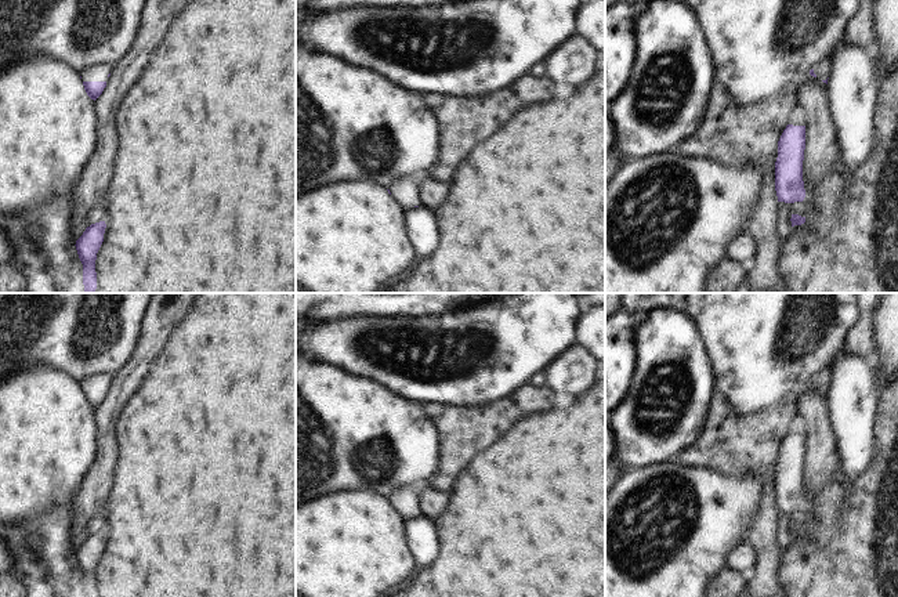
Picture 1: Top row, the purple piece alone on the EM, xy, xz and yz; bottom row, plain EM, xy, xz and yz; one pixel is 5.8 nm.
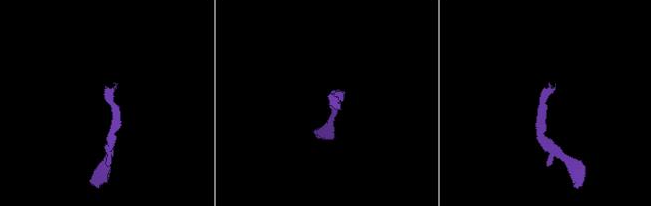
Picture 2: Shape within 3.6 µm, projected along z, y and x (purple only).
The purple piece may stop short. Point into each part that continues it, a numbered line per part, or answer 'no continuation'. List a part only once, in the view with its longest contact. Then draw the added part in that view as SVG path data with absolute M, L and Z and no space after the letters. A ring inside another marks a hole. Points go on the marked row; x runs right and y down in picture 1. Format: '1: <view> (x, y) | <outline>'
1: xy (96, 73) | M97 65L86 68L80 76L83 82L108 82L108 75L111 73L112 66L109 65Z

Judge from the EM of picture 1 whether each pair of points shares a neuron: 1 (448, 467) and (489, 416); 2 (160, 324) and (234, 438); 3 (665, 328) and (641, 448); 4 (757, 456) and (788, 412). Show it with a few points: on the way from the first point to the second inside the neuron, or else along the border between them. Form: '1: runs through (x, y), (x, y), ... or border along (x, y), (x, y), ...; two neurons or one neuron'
1: runs through (455, 455), (456, 449), (477, 429); one neuron
2: border along (187, 308), (151, 364); two neurons
3: runs through (692, 364), (696, 380), (695, 402), (677, 434); one neuron
4: runs through (757, 445), (777, 423); one neuron

